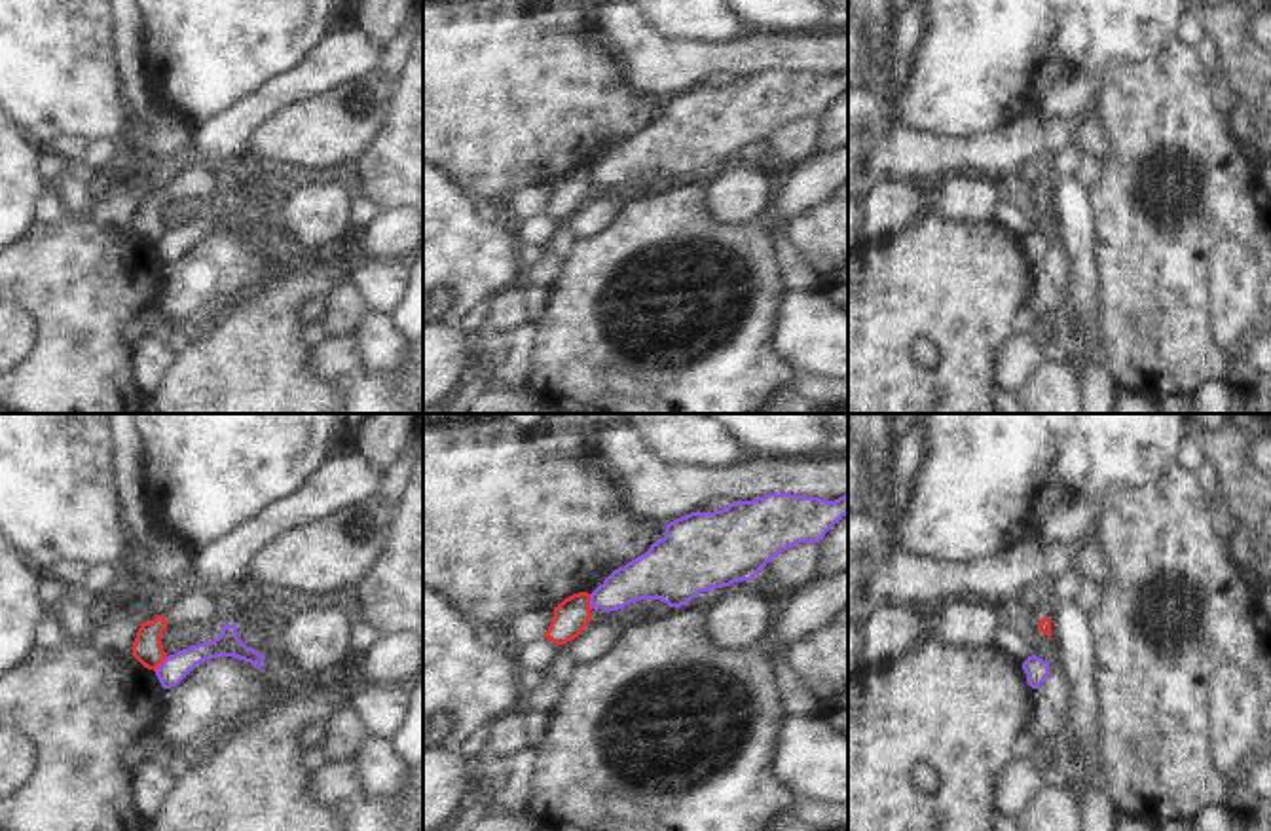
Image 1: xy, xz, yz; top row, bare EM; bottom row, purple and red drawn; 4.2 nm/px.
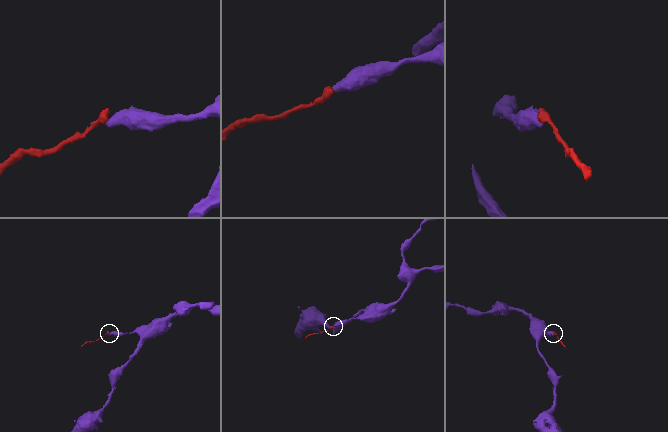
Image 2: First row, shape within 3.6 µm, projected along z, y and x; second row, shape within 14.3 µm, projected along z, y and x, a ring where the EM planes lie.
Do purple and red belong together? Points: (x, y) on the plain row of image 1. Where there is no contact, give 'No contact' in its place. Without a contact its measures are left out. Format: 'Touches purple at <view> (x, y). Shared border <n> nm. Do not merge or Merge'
Touches purple at xy (160, 240). Shared border 90 nm. Do not merge

